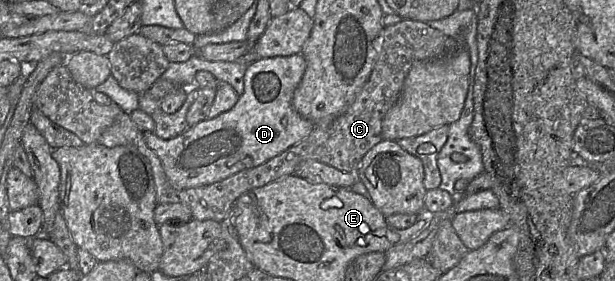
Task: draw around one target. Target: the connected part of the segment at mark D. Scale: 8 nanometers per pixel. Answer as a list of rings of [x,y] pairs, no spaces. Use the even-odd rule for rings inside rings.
[[[302,54],[257,59],[248,64],[243,93],[232,109],[212,119],[202,120],[172,139],[161,139],[153,132],[143,133],[145,143],[159,158],[170,184],[176,189],[213,184],[237,172],[259,166],[307,138],[315,124],[299,115],[292,106],[294,91],[305,70],[306,61]]]

